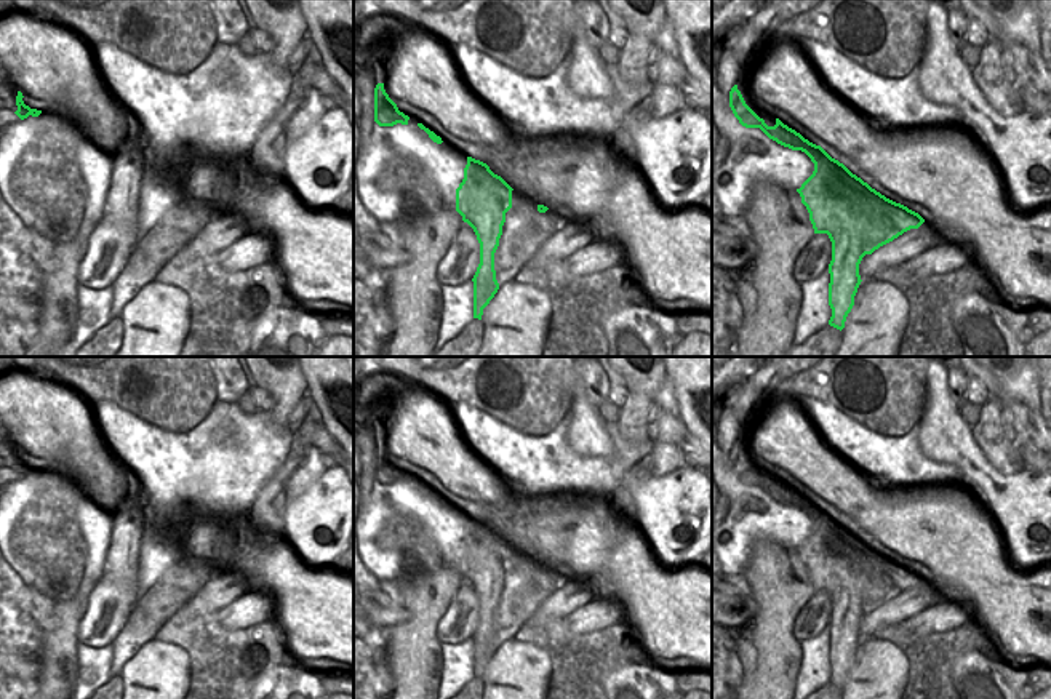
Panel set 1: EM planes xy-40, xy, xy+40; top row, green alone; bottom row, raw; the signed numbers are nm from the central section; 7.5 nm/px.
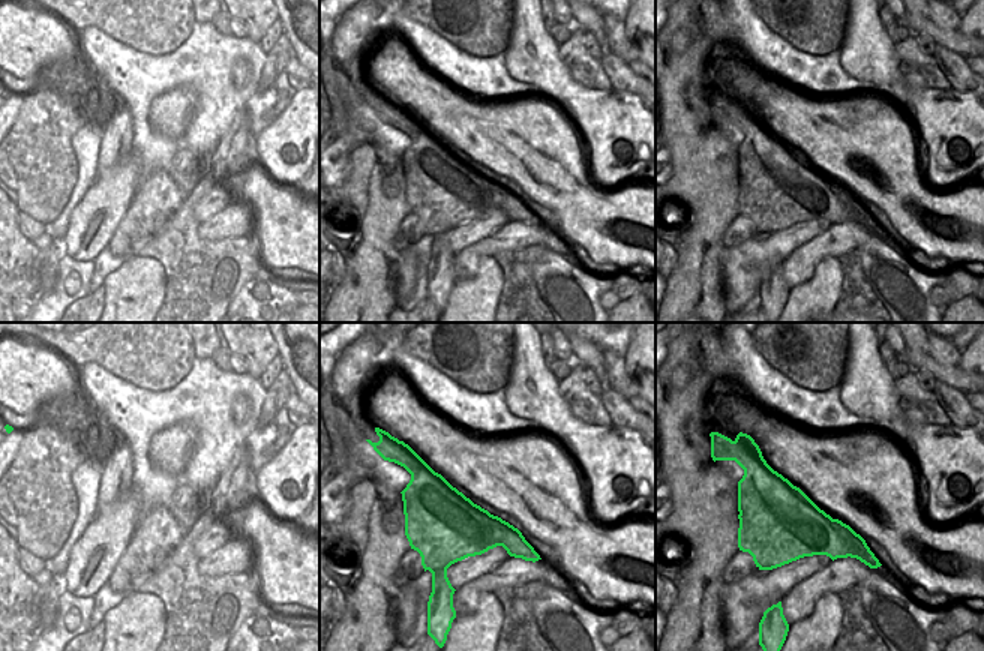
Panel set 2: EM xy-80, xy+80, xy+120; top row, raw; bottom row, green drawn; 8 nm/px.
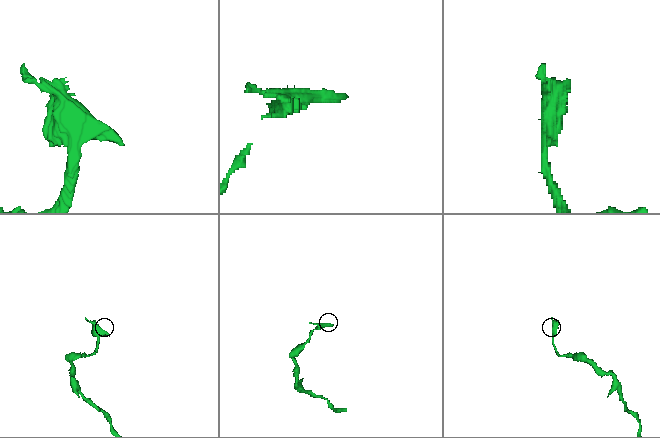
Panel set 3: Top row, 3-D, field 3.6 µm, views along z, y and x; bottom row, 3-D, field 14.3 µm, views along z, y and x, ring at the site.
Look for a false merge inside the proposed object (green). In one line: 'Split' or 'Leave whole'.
Split.

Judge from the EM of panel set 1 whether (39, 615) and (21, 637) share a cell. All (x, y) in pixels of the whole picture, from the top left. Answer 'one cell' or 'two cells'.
two cells

